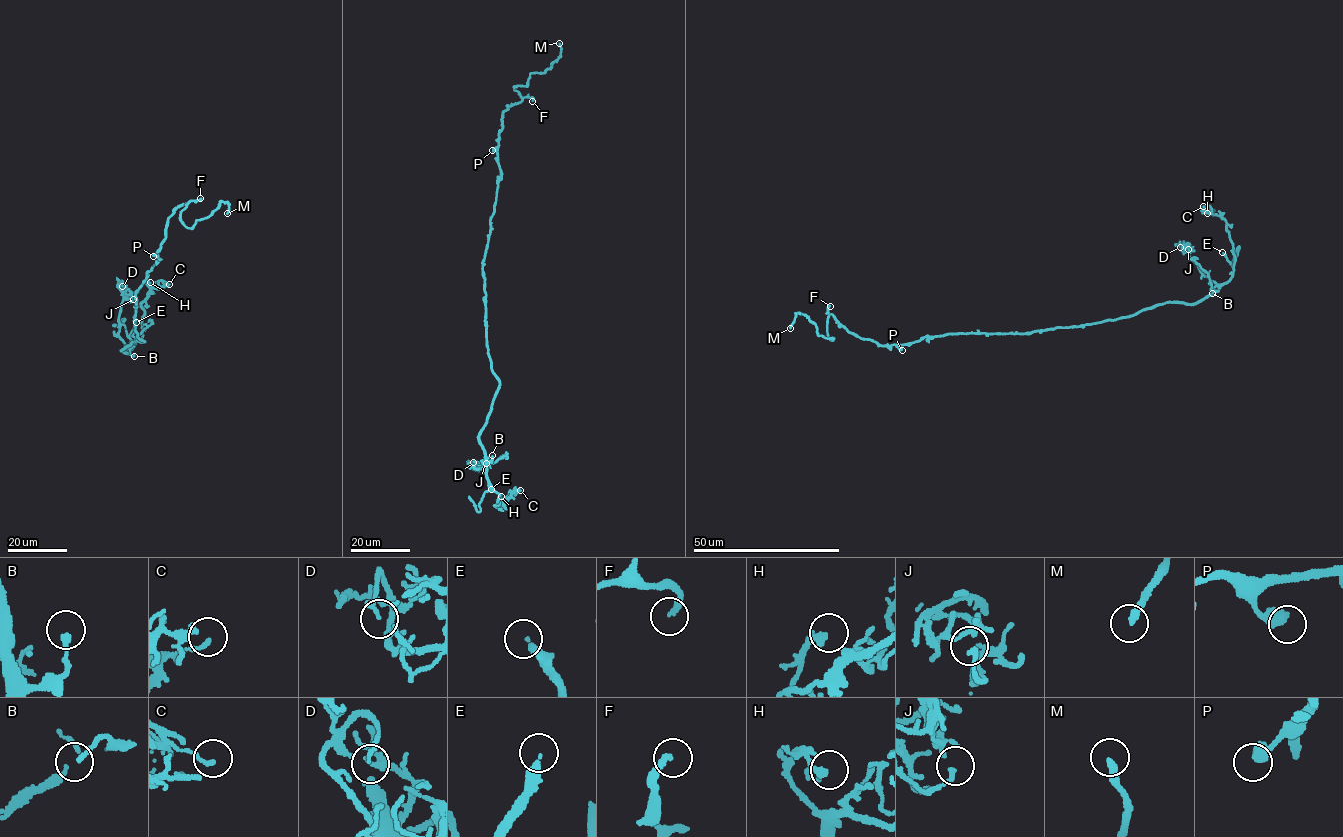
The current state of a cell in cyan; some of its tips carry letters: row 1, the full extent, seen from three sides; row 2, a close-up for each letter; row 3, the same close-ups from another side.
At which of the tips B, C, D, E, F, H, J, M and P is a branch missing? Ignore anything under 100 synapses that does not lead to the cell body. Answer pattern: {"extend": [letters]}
{"extend": ["F", "M"]}

